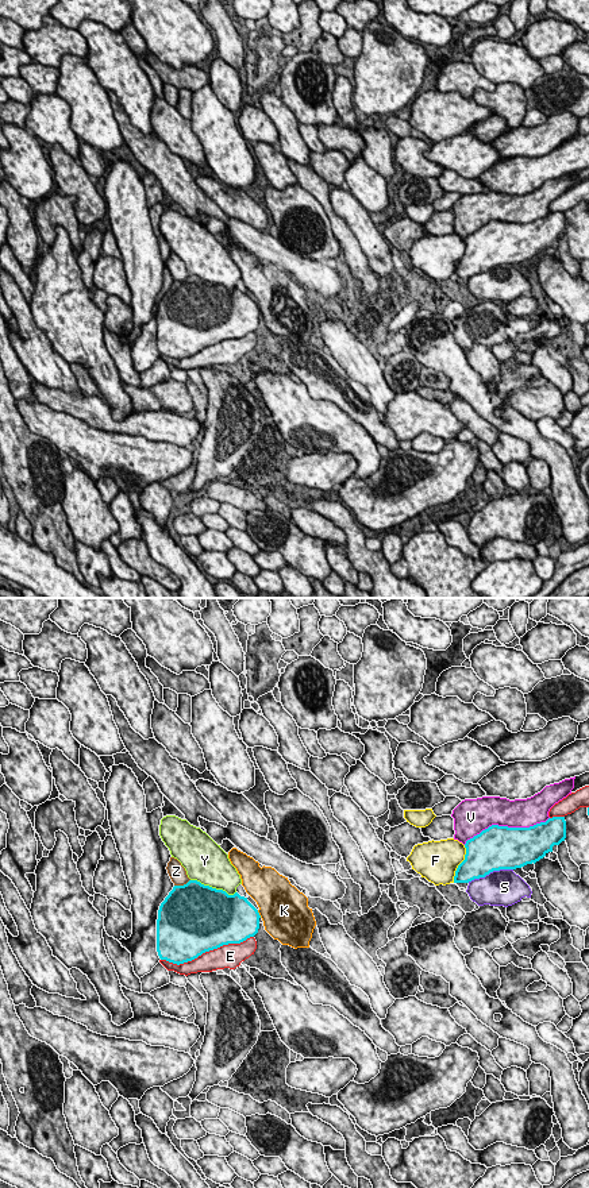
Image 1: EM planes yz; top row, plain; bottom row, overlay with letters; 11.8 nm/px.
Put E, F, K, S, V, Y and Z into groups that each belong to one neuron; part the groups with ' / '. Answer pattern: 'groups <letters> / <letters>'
groups E / F / K / S / V / Y Z

